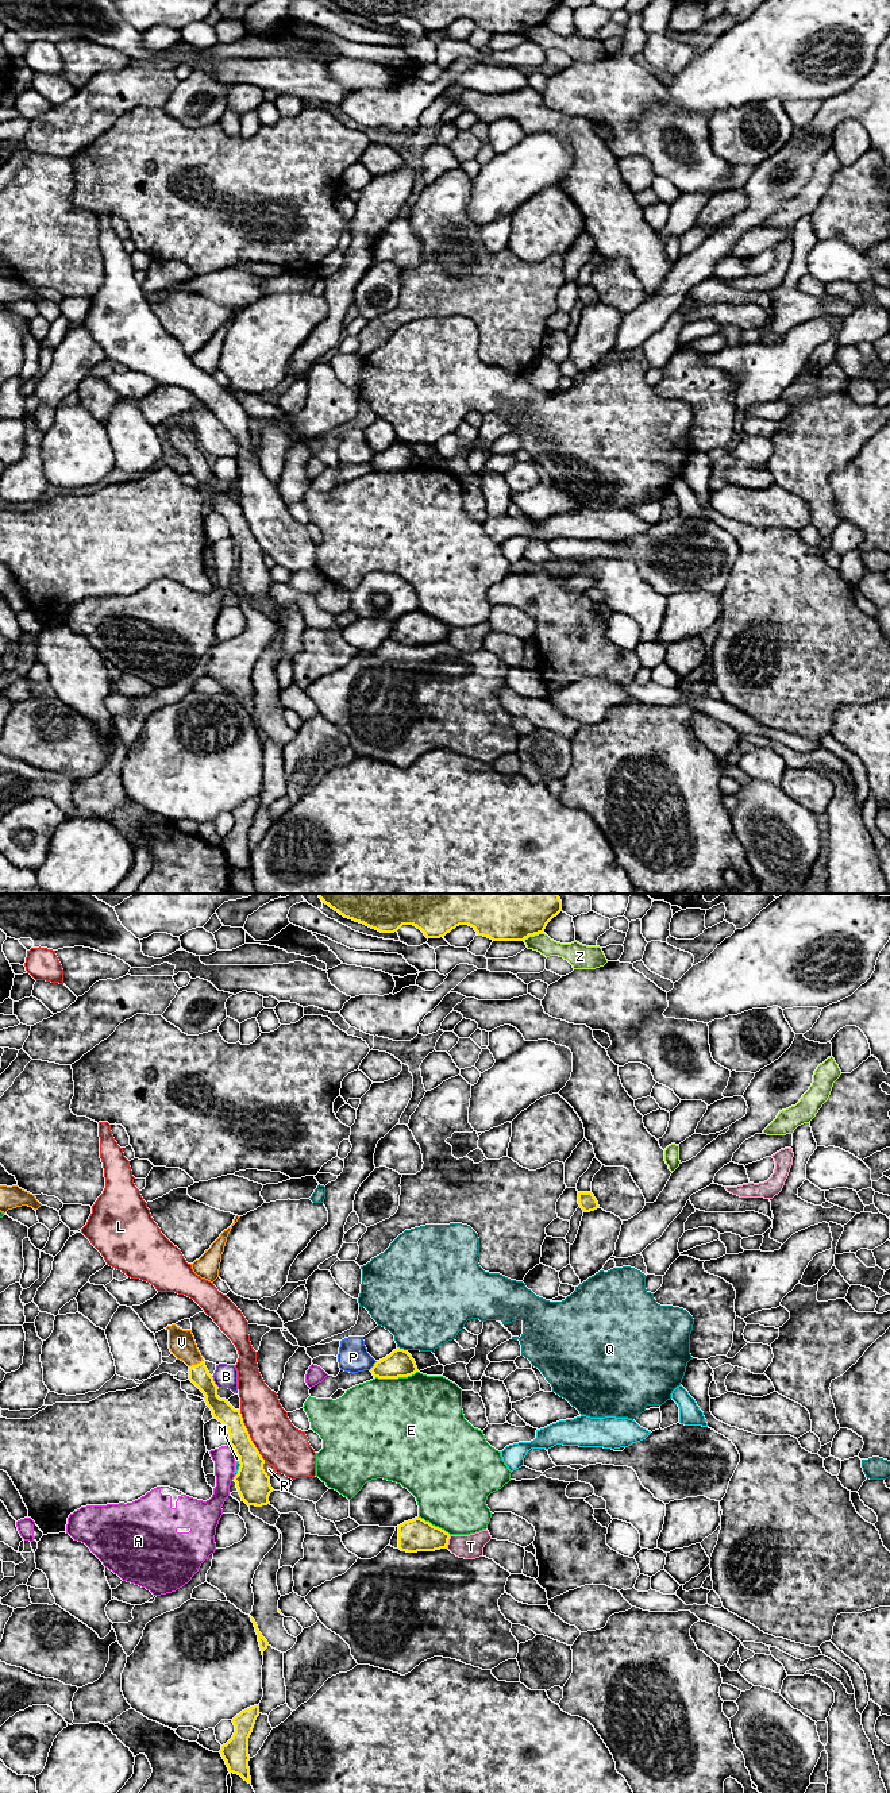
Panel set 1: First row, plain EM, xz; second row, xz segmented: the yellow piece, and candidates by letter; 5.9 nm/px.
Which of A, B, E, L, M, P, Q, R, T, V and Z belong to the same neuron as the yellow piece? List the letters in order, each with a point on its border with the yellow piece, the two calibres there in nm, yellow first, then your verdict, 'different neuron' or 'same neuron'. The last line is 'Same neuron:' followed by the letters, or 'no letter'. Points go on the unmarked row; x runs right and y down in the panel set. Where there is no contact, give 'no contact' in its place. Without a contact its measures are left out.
A: xz (234, 542) | 200/130 nm | different neuron
B: xz (214, 474) | 120/140 nm | different neuron
E: xz (396, 470) | 160/500 nm | different neuron
L: xz (249, 529) | 190/260 nm | different neuron
M: xz (241, 558) | 200/30 nm | different neuron
P: xz (374, 458) | 160/180 nm | different neuron
Q: xz (401, 442) | 160/440 nm | different neuron
R: xz (264, 562) | 200/60 nm | different neuron
T: xz (447, 635) | 190/140 nm | different neuron
V: xz (197, 457) | 120/160 nm | same neuron
Z: xz (532, 27) | 200/110 nm | different neuron
Same neuron: V

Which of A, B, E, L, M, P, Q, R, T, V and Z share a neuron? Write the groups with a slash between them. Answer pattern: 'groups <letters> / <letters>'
groups A T / B / E / L / M / P / Q / R / V / Z

